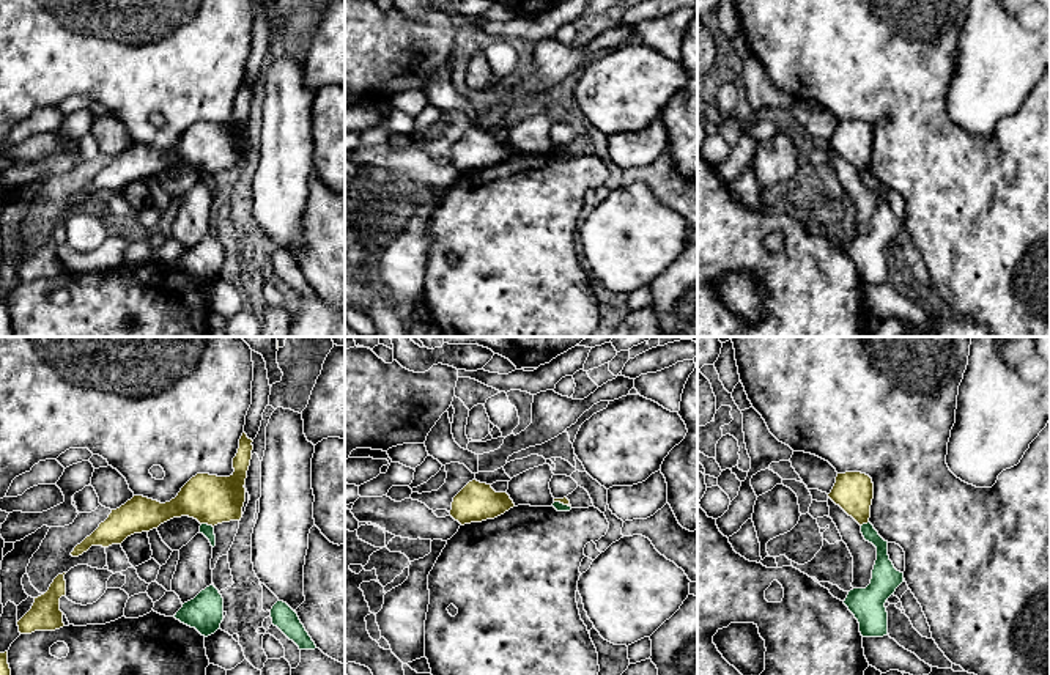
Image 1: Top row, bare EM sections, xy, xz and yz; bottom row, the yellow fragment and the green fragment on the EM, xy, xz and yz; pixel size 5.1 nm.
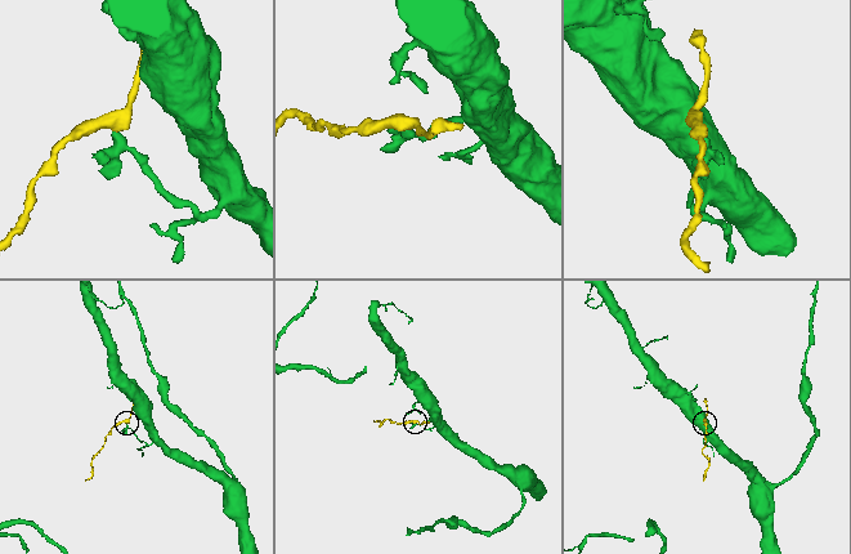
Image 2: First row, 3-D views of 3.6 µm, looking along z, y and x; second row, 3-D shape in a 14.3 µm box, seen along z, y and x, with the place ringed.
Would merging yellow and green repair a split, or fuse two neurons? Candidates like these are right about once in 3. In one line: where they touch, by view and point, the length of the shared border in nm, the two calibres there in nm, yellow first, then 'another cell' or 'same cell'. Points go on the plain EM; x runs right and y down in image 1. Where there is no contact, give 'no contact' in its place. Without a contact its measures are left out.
meets yellow in xy at (208, 172); contact 70 nm long; 260 nm thick on the yellow side, 60 nm on the other; another cell

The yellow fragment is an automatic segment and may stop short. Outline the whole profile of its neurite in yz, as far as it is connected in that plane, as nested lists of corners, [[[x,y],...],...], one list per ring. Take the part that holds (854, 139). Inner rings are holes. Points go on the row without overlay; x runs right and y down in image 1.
[[[861,120],[837,121],[828,145],[860,173],[867,172],[874,146],[872,126]]]

